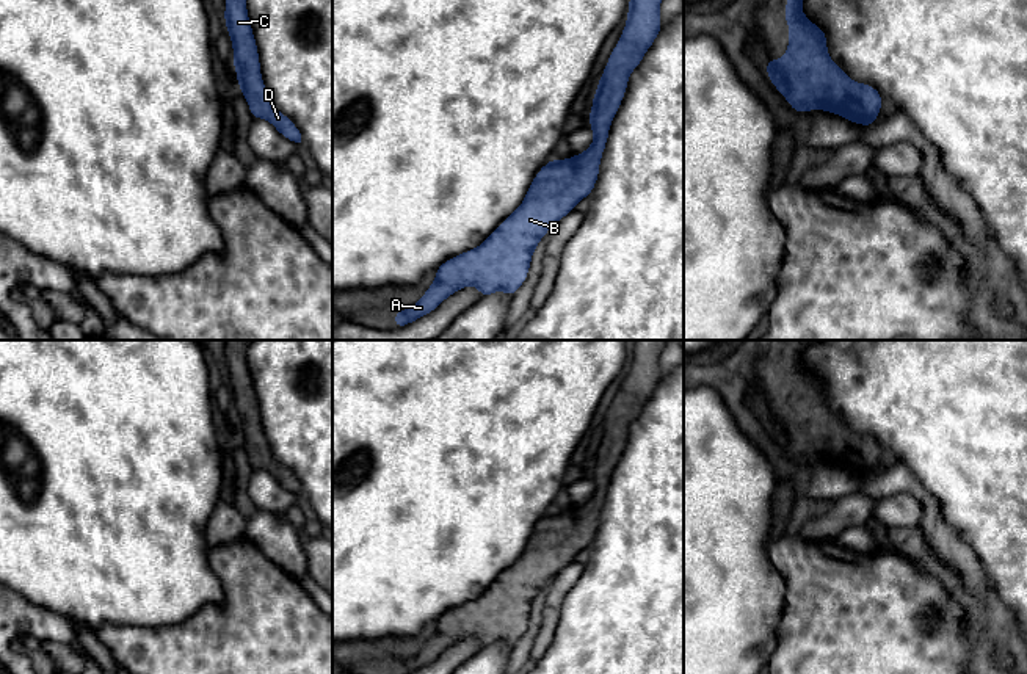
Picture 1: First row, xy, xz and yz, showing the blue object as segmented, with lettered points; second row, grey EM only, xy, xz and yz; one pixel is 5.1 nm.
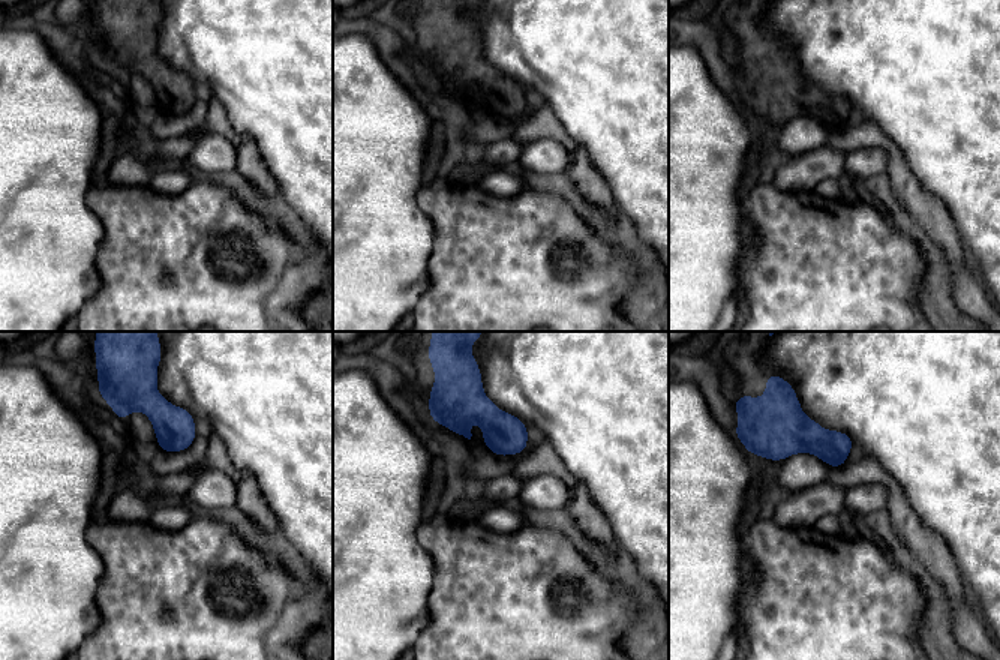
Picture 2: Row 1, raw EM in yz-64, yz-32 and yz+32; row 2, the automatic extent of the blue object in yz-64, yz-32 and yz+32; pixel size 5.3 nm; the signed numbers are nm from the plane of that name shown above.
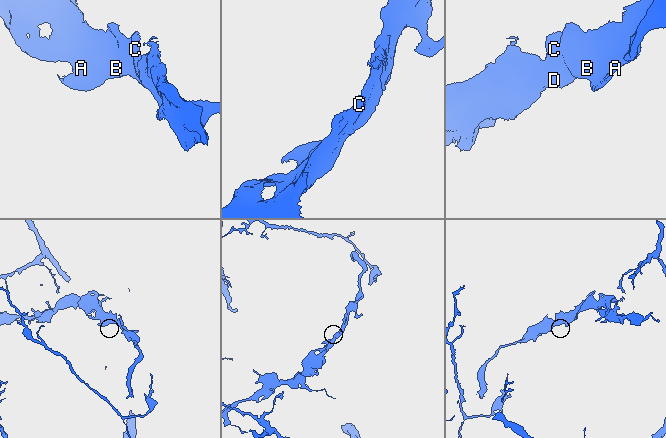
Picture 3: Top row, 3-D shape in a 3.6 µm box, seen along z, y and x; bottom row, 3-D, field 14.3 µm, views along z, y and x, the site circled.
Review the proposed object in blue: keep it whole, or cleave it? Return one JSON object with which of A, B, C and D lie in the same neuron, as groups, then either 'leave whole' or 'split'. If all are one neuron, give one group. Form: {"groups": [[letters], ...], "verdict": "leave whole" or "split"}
{"groups": [["A", "B", "C", "D"]], "verdict": "leave whole"}

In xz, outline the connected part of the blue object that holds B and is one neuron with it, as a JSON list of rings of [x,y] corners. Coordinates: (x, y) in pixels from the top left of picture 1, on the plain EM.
[[[632,340],[627,373],[593,447],[591,497],[568,511],[553,509],[535,527],[522,555],[477,599],[437,618],[436,632],[394,674],[412,674],[431,665],[455,643],[475,636],[480,649],[499,641],[514,647],[525,633],[535,599],[577,553],[588,549],[599,528],[611,472],[624,450],[629,426],[662,381],[660,353],[670,340]]]

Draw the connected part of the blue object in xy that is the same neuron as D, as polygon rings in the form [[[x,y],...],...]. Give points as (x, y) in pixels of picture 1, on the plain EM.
[[[226,340],[224,373],[232,390],[232,415],[254,470],[267,470],[287,491],[301,494],[301,484],[290,469],[278,462],[263,436],[257,395],[246,361],[251,340]]]

